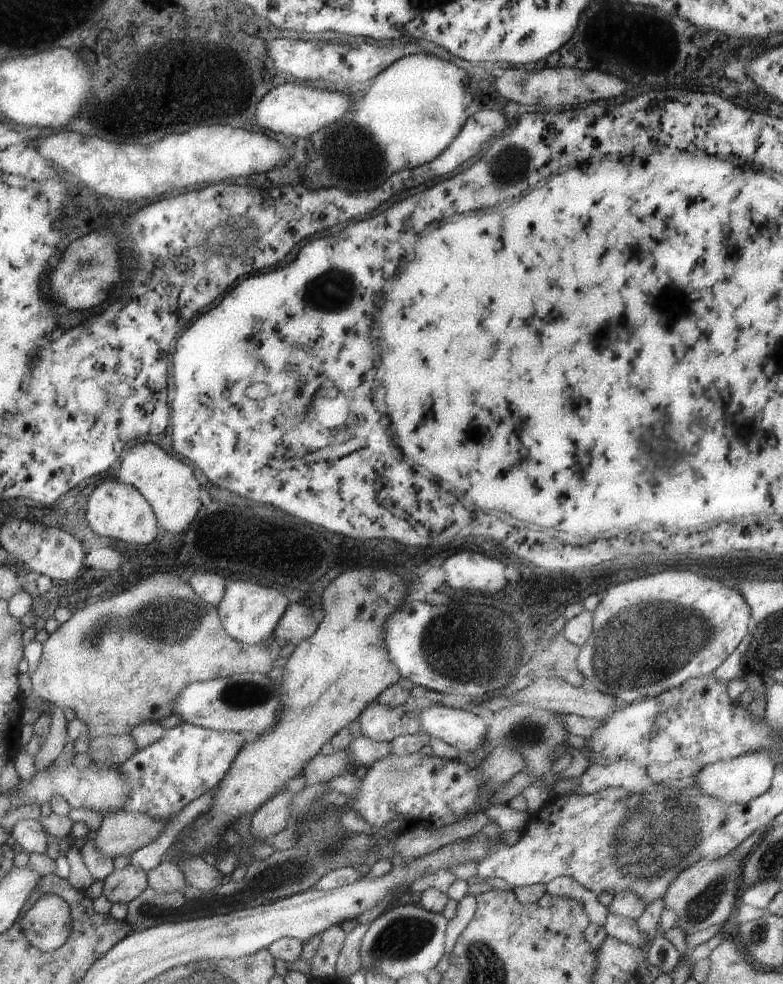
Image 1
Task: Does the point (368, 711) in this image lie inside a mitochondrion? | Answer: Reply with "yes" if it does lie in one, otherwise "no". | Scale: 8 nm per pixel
no

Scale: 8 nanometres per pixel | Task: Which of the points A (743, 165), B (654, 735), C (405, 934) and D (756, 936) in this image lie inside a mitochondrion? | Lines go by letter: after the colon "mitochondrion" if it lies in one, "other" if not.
A: other
B: other
C: mitochondrion
D: mitochondrion

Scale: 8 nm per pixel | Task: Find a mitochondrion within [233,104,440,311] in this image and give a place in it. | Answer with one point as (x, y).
(320, 292)

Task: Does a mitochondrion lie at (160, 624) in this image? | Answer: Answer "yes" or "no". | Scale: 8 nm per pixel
yes

